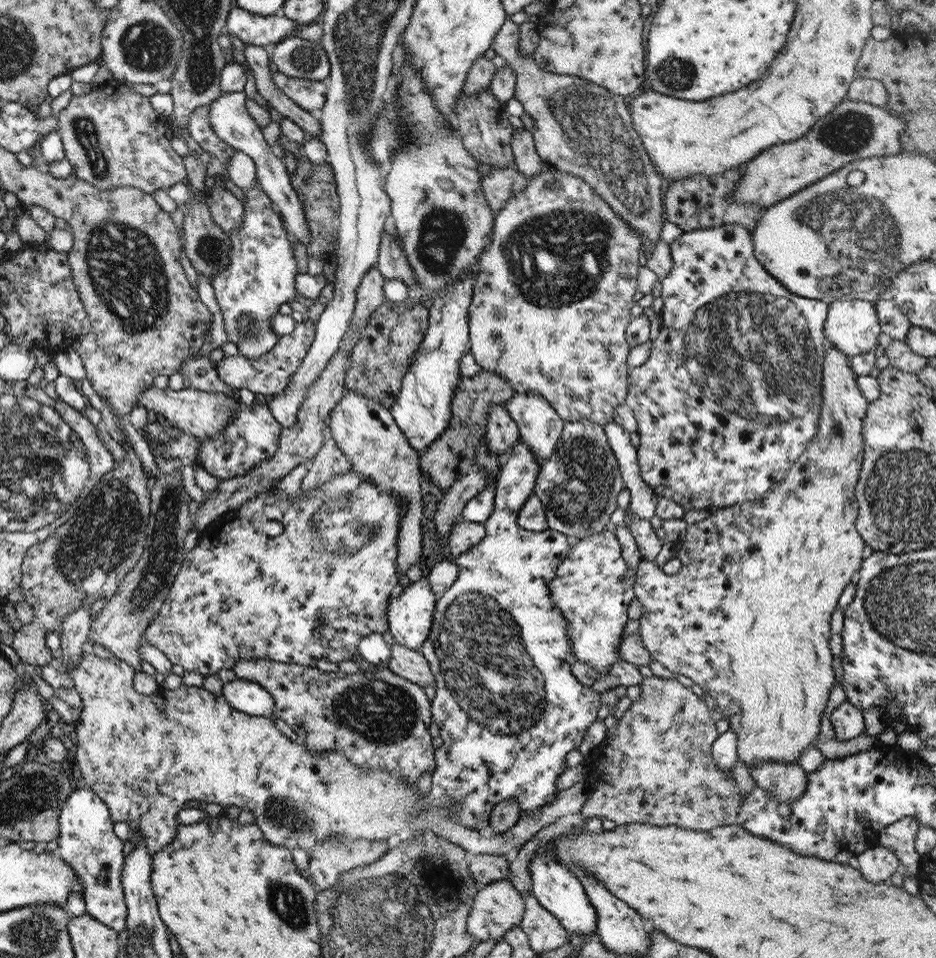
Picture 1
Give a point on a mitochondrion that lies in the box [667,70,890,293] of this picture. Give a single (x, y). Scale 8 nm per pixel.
(850, 131)

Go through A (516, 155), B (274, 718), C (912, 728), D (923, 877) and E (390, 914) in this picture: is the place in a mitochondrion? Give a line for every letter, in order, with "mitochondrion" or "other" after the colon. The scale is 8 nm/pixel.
A: other
B: other
C: other
D: other
E: mitochondrion

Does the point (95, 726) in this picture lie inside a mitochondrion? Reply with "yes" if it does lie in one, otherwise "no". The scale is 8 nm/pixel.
no

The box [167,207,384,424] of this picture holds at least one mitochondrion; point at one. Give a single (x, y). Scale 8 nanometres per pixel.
(248, 329)

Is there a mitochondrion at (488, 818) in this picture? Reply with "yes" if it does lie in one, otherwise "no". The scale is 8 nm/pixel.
no

